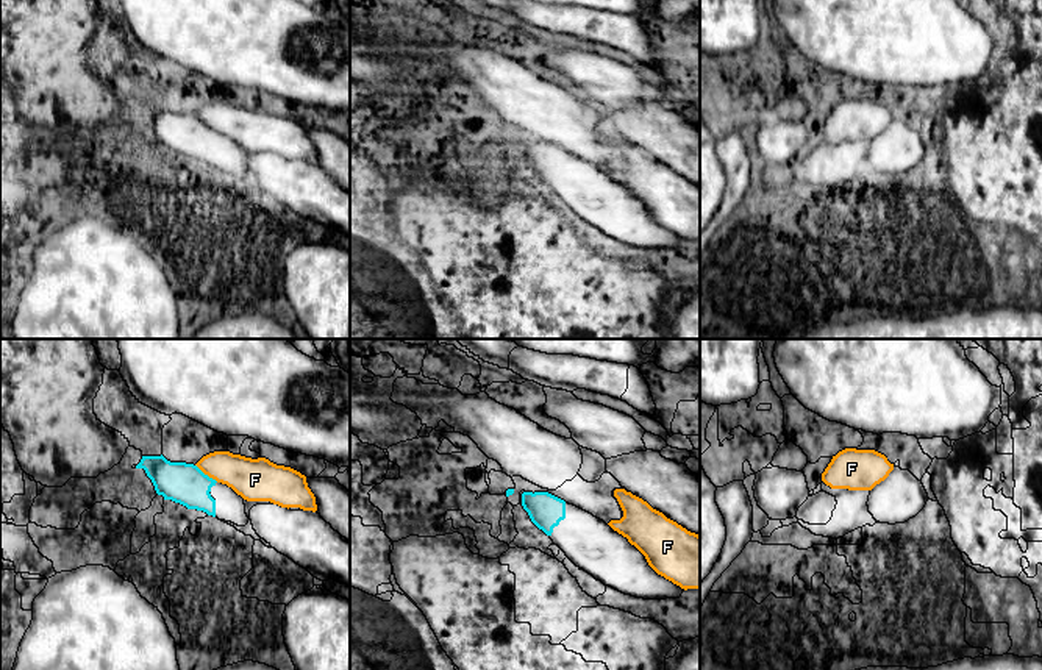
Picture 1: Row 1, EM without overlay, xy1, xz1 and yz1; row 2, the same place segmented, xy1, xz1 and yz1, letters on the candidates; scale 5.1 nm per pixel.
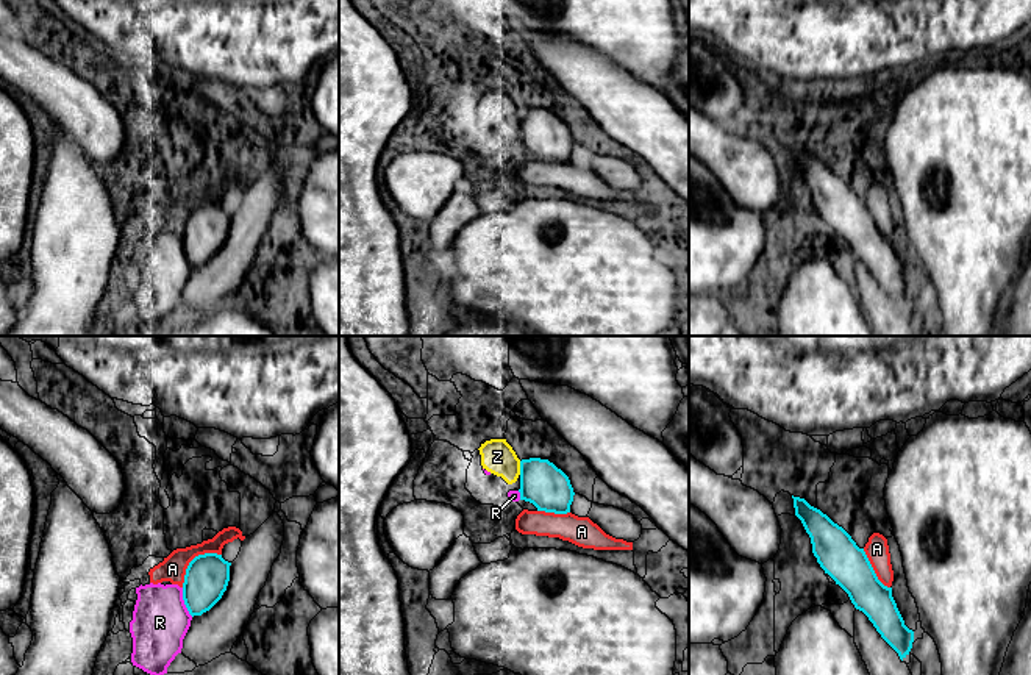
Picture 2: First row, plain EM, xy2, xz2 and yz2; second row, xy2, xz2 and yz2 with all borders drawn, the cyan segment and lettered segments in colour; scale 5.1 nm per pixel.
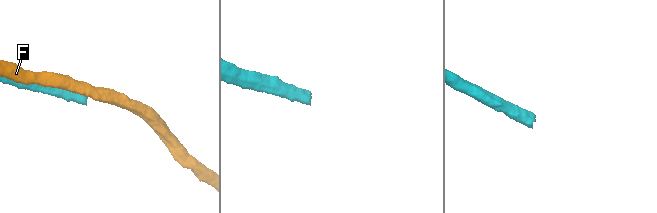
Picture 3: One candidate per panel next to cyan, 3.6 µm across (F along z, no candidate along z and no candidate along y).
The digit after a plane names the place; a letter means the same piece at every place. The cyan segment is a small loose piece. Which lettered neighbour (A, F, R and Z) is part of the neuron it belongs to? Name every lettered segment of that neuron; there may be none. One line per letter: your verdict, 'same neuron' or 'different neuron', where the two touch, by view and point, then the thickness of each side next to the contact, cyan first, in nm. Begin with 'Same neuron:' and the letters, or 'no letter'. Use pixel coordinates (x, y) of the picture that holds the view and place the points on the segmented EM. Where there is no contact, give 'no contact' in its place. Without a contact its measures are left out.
Same neuron: no letter
A: different neuron | xy2 (192, 560) | 220/130 nm
F: different neuron | xy1 (206, 475) | 220/220 nm
R: different neuron | xy2 (185, 602) | 220/280 nm
Z: different neuron | xz2 (520, 467) | 220/180 nm

